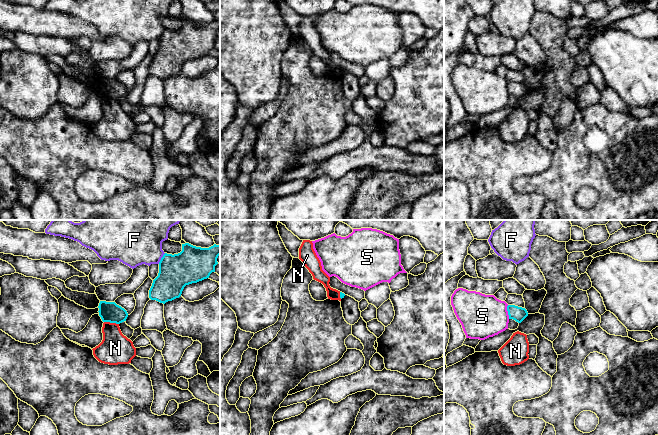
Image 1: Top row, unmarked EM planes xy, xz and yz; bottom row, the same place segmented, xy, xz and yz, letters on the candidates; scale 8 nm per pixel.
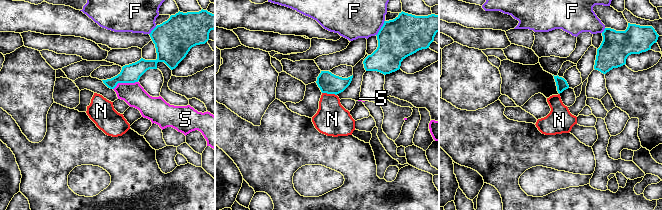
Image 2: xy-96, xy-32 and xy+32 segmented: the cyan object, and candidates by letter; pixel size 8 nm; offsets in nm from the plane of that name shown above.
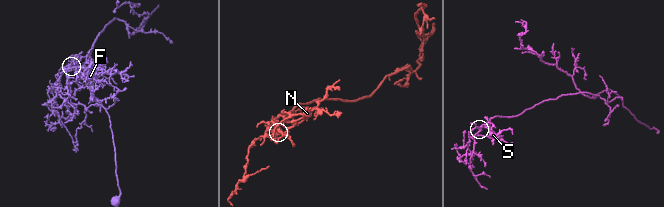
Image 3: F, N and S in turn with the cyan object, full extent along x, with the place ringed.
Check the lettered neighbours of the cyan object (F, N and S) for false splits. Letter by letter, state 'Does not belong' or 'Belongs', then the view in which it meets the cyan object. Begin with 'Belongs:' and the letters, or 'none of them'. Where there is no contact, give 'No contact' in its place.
Belongs: none of them
F: Does not belong. Touches cyan in xy
N: Does not belong. Touches cyan in xy
S: Does not belong. Touches cyan in yz

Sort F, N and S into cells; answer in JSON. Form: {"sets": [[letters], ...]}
{"sets": [["F"], ["N"], ["S"]]}

